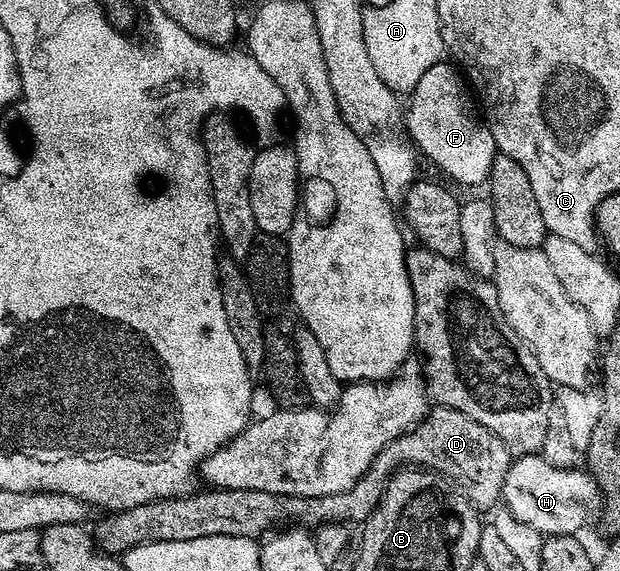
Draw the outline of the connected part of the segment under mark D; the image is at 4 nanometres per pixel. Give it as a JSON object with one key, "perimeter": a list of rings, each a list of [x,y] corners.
{"perimeter":[[[437,405],[436,407],[430,408],[429,412],[425,414],[425,417],[421,422],[413,428],[408,429],[403,435],[399,435],[391,443],[387,443],[387,447],[383,447],[383,451],[379,451],[379,455],[373,461],[373,466],[369,468],[369,471],[363,474],[359,480],[346,491],[346,493],[336,493],[335,495],[323,495],[322,497],[283,497],[280,498],[276,493],[268,493],[267,491],[255,491],[254,489],[214,489],[210,488],[209,493],[200,493],[200,491],[194,491],[184,497],[164,497],[163,499],[155,499],[151,503],[139,503],[135,507],[130,509],[119,509],[116,511],[109,511],[104,514],[105,517],[97,526],[92,526],[91,532],[93,534],[93,540],[97,542],[98,549],[103,553],[111,553],[114,555],[124,555],[127,550],[131,547],[139,547],[143,543],[159,543],[160,541],[186,541],[187,539],[203,539],[204,537],[210,537],[211,535],[235,535],[236,537],[252,537],[254,539],[260,538],[262,535],[268,534],[281,520],[293,521],[294,526],[300,527],[306,531],[316,531],[321,528],[322,525],[335,525],[338,523],[364,523],[366,519],[375,511],[375,507],[381,502],[381,495],[383,492],[383,486],[386,481],[389,480],[391,474],[398,467],[404,466],[408,463],[413,467],[420,467],[422,469],[432,469],[434,473],[440,473],[442,477],[448,477],[470,501],[473,502],[474,509],[478,511],[486,511],[493,504],[498,504],[501,501],[501,491],[503,489],[503,483],[507,479],[507,471],[511,464],[511,454],[509,448],[503,443],[503,439],[499,439],[499,435],[495,435],[495,431],[487,431],[487,427],[483,427],[483,423],[475,423],[475,419],[471,419],[471,415],[463,415],[463,411],[455,411],[454,409],[448,409],[445,405]]]}

